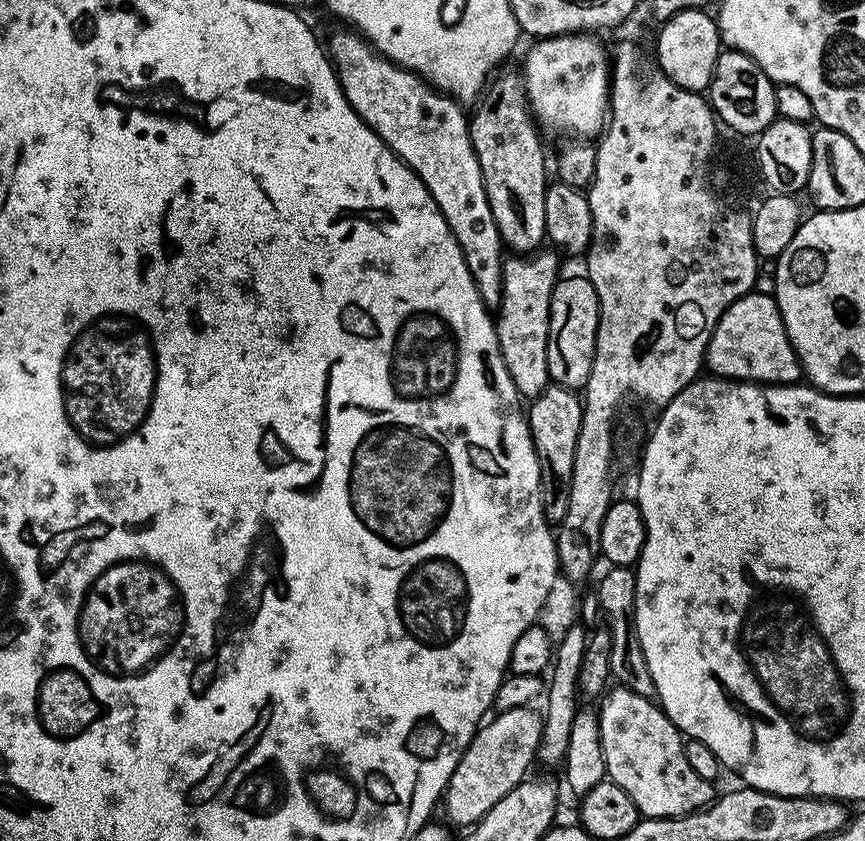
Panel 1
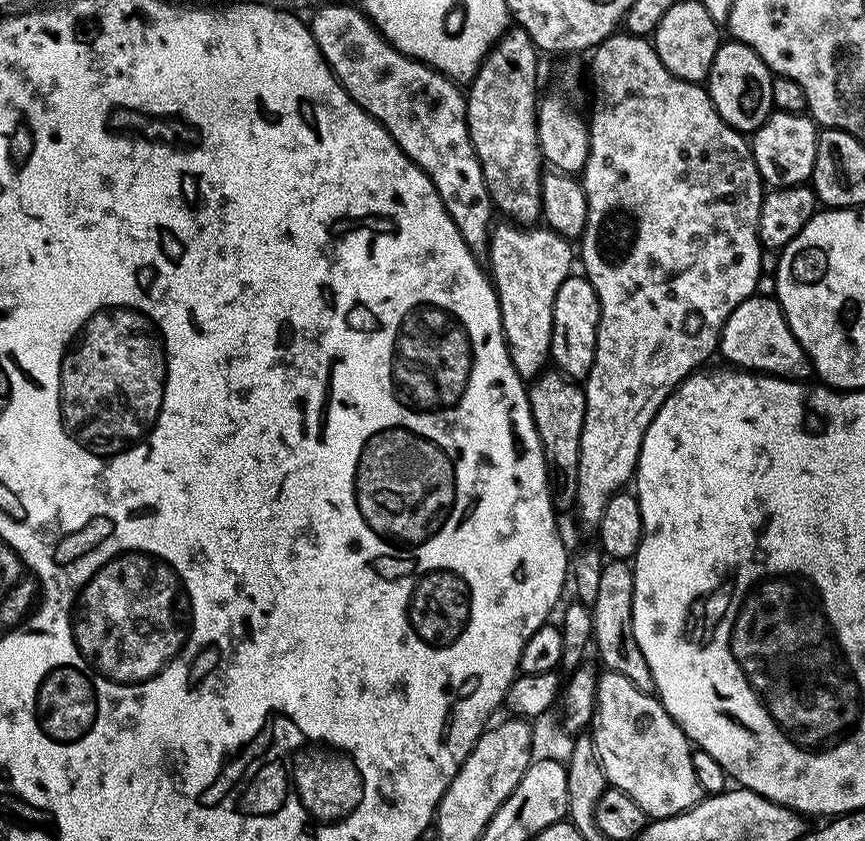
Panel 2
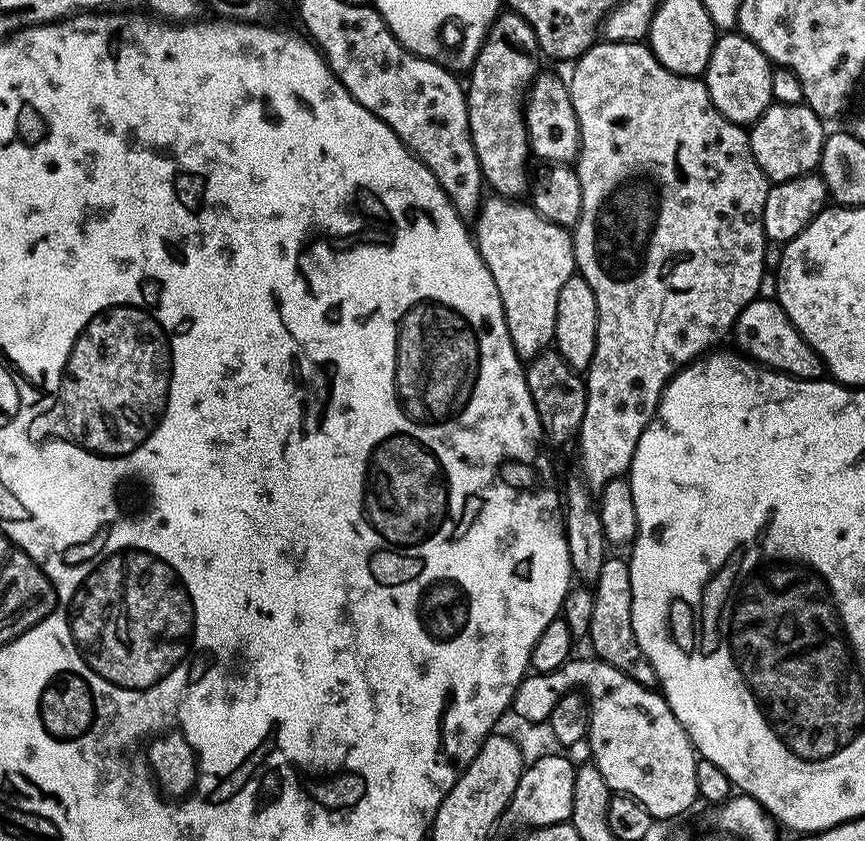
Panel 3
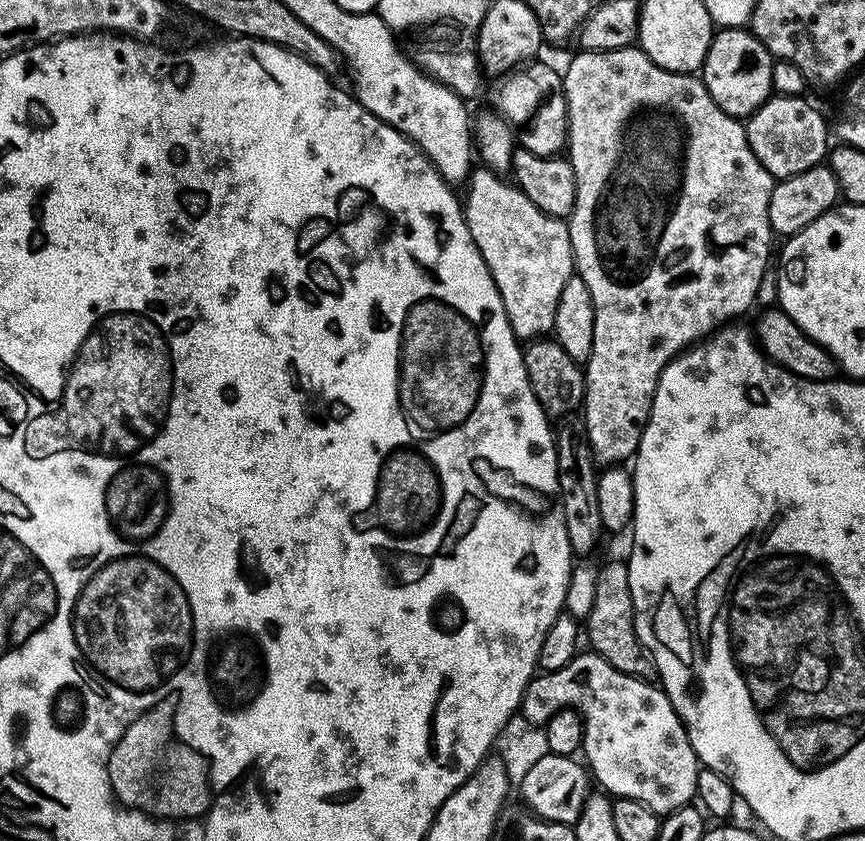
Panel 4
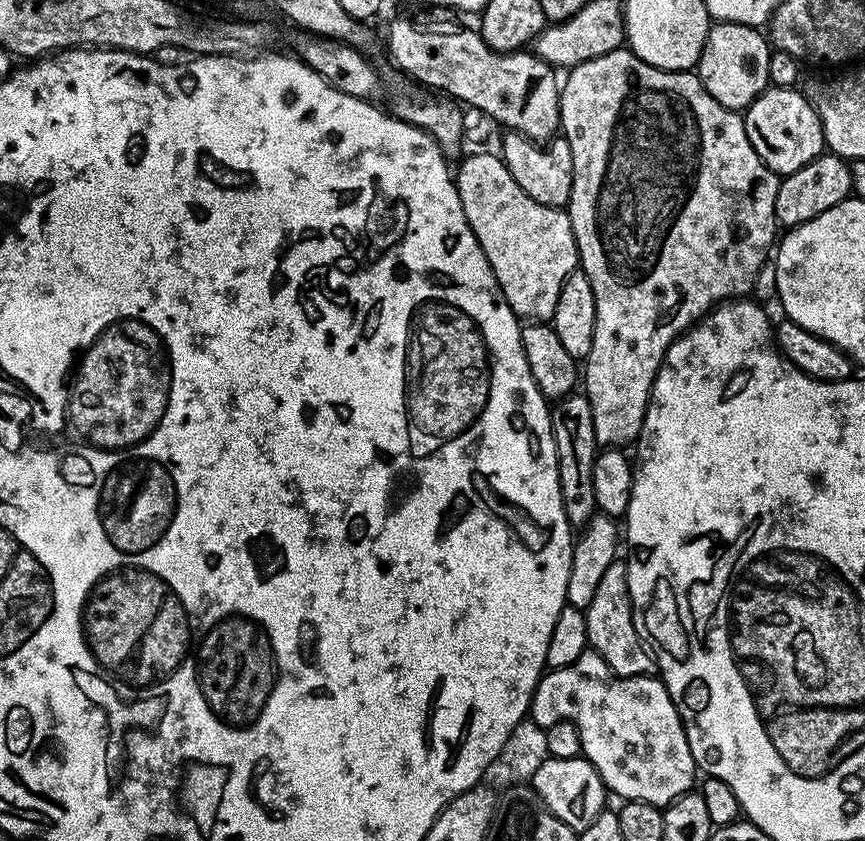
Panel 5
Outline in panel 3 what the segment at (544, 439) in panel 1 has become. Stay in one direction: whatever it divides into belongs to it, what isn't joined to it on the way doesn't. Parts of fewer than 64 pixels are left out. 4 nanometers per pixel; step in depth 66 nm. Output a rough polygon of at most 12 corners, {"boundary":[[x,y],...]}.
{"boundary":[[555,350],[524,377],[545,437],[575,441],[585,377]]}

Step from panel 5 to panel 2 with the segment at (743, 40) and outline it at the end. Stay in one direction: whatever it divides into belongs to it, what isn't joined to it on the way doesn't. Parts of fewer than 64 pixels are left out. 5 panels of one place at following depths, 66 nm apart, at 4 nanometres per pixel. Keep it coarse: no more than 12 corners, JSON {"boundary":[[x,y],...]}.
{"boundary":[[721,43],[706,87],[716,113],[752,134],[774,111],[774,74]]}

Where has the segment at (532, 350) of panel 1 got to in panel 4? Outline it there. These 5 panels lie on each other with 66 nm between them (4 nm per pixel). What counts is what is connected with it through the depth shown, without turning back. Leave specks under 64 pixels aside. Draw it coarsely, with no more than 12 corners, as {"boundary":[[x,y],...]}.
{"boundary":[[499,172],[462,196],[512,332],[552,332],[570,230]]}

